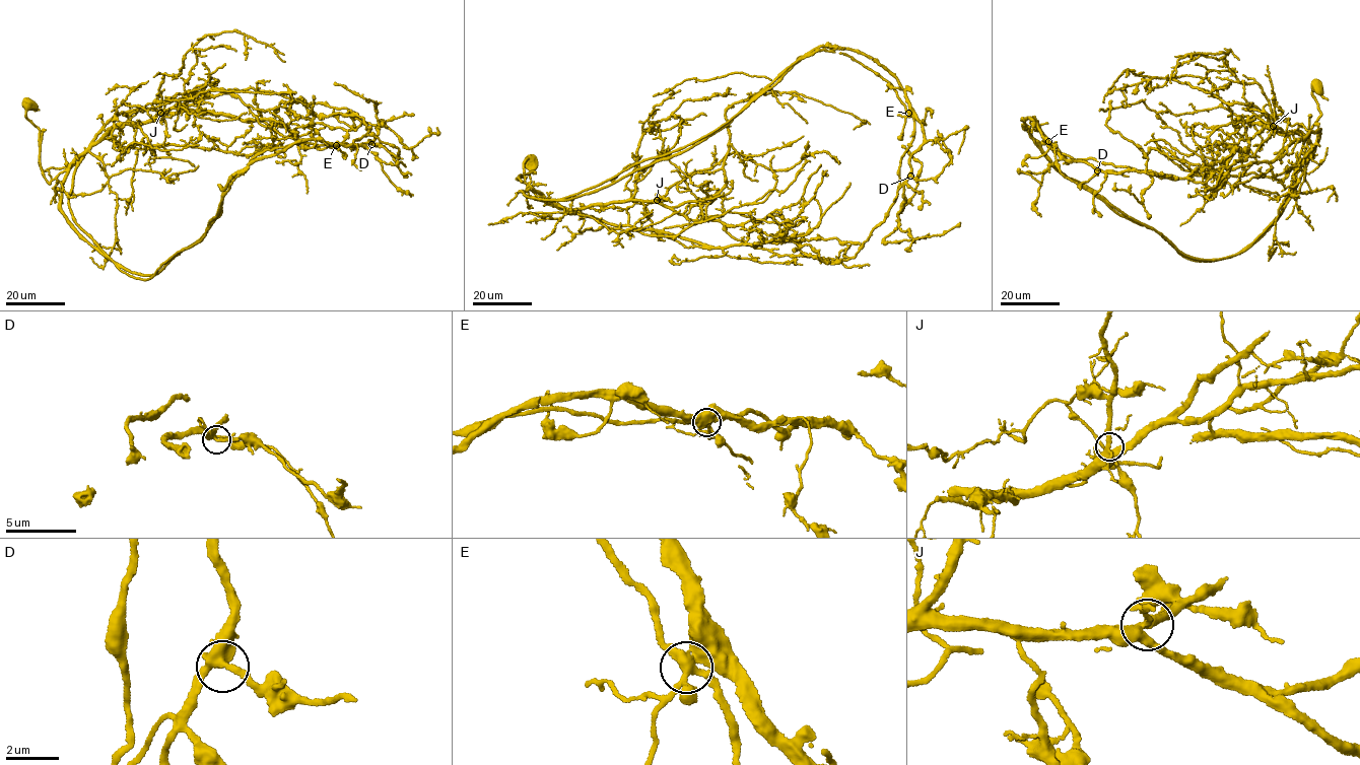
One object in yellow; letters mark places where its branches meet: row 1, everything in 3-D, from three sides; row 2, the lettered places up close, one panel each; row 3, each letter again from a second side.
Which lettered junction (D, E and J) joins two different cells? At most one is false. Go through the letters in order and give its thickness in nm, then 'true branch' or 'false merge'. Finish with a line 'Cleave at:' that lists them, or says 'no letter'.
D: 360 nm | true branch
E: 440 nm | false merge
J: 280 nm | true branch
Cleave at: E

